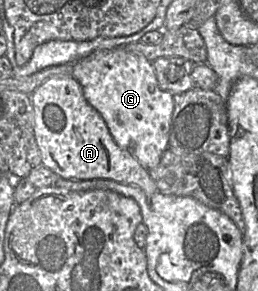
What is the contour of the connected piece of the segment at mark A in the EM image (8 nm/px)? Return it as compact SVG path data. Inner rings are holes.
M56 76L43 82L32 94L34 135L42 165L67 180L113 180L137 186L147 193L159 192L149 171L114 141L103 117L85 99L81 85L72 76Z

